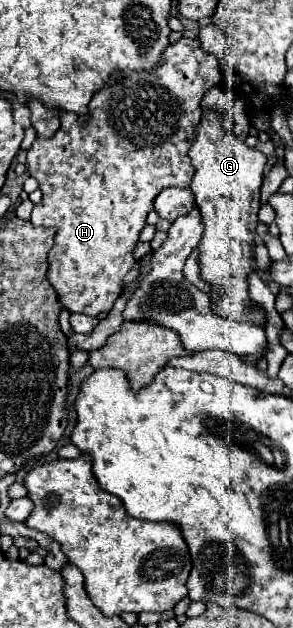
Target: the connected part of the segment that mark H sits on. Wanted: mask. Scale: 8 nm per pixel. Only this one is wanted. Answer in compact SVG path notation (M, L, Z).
M181 38L177 44L169 44L165 54L163 54L163 62L151 72L133 72L129 76L125 76L123 80L119 80L117 84L113 86L105 86L99 90L99 94L93 96L91 104L89 104L89 120L87 124L81 124L79 122L79 116L73 114L73 112L61 112L61 128L55 132L53 138L37 138L31 146L31 150L27 152L27 170L29 174L39 182L39 188L43 192L43 198L39 204L35 204L33 212L31 212L31 222L35 226L53 226L57 230L55 234L55 246L51 248L49 252L49 280L53 284L53 288L57 290L59 294L59 300L63 304L65 310L69 310L71 314L87 314L87 316L99 316L101 312L109 312L115 304L115 300L119 298L119 294L123 292L121 284L123 284L123 276L129 272L129 268L135 264L135 258L133 258L133 248L139 240L139 232L143 230L145 226L145 218L149 214L149 210L153 210L153 200L155 196L167 188L167 186L177 186L177 188L189 188L191 186L191 180L193 180L193 174L195 174L195 168L187 156L191 144L193 144L193 138L195 138L195 130L197 130L197 124L201 120L201 98L205 92L209 92L213 86L221 84L221 70L219 70L219 62L213 54L205 52L199 44L199 40L191 40L191 38Z

